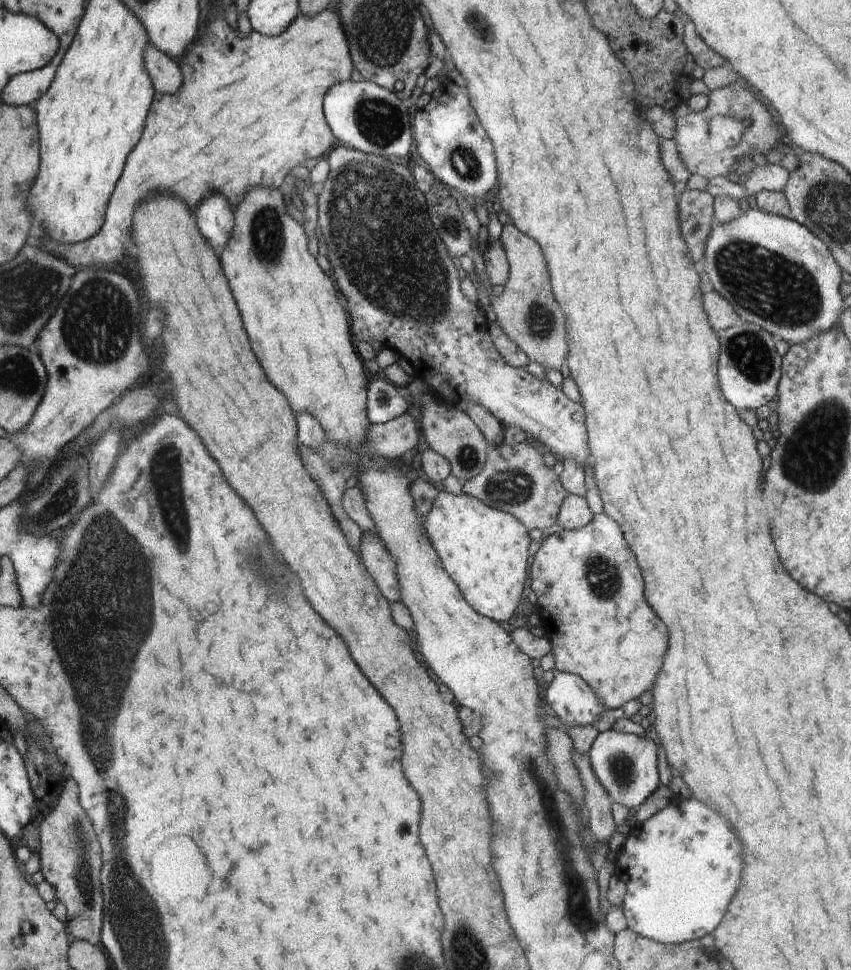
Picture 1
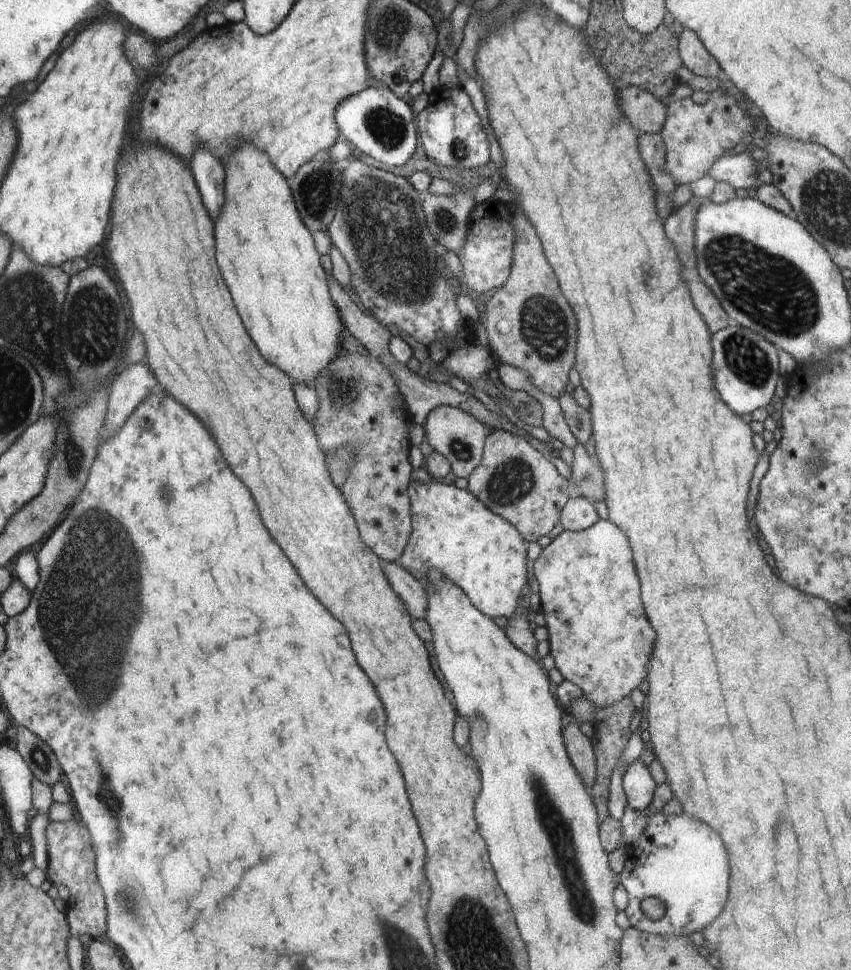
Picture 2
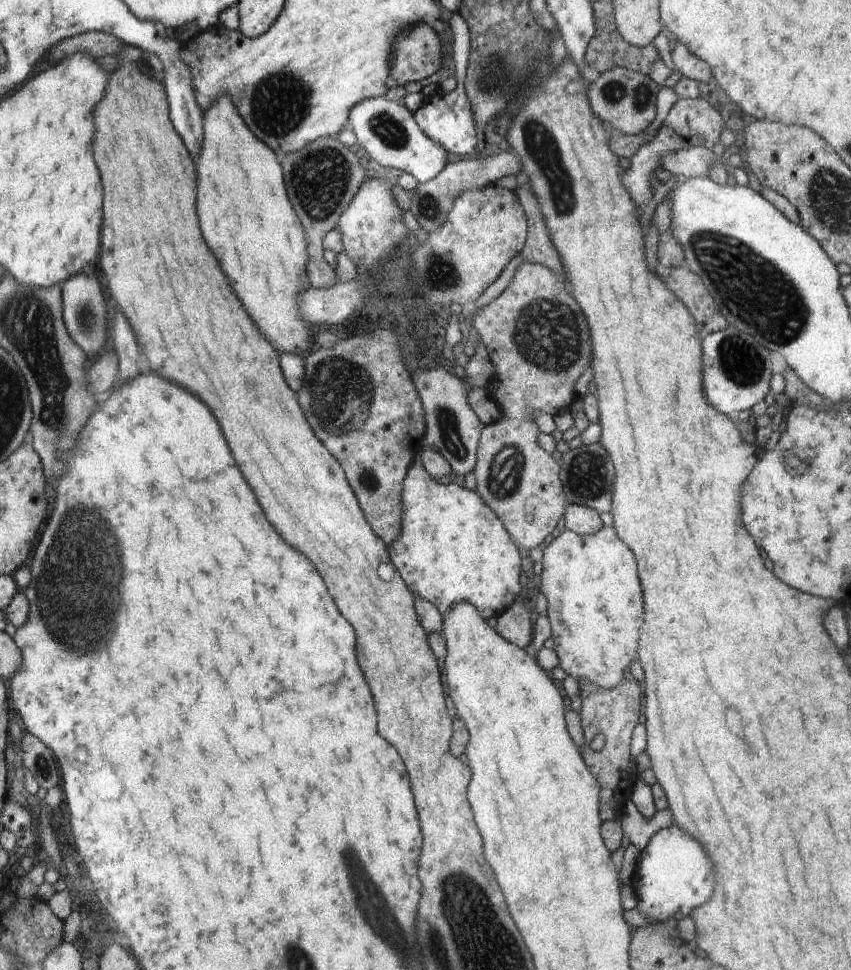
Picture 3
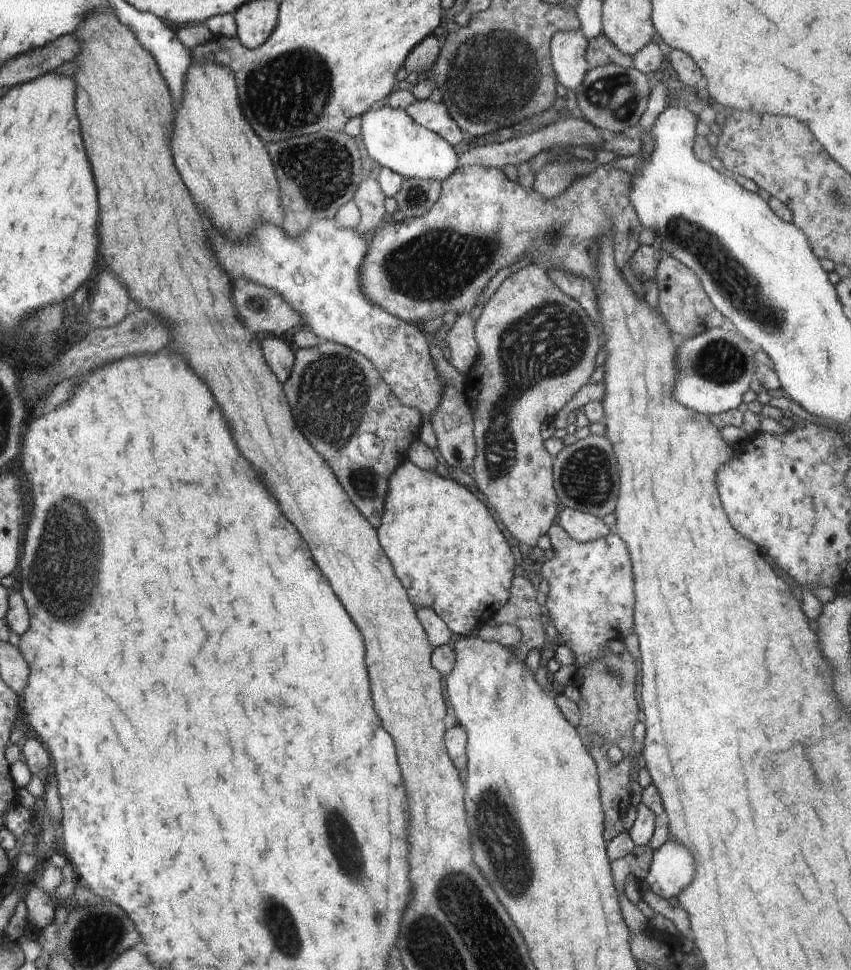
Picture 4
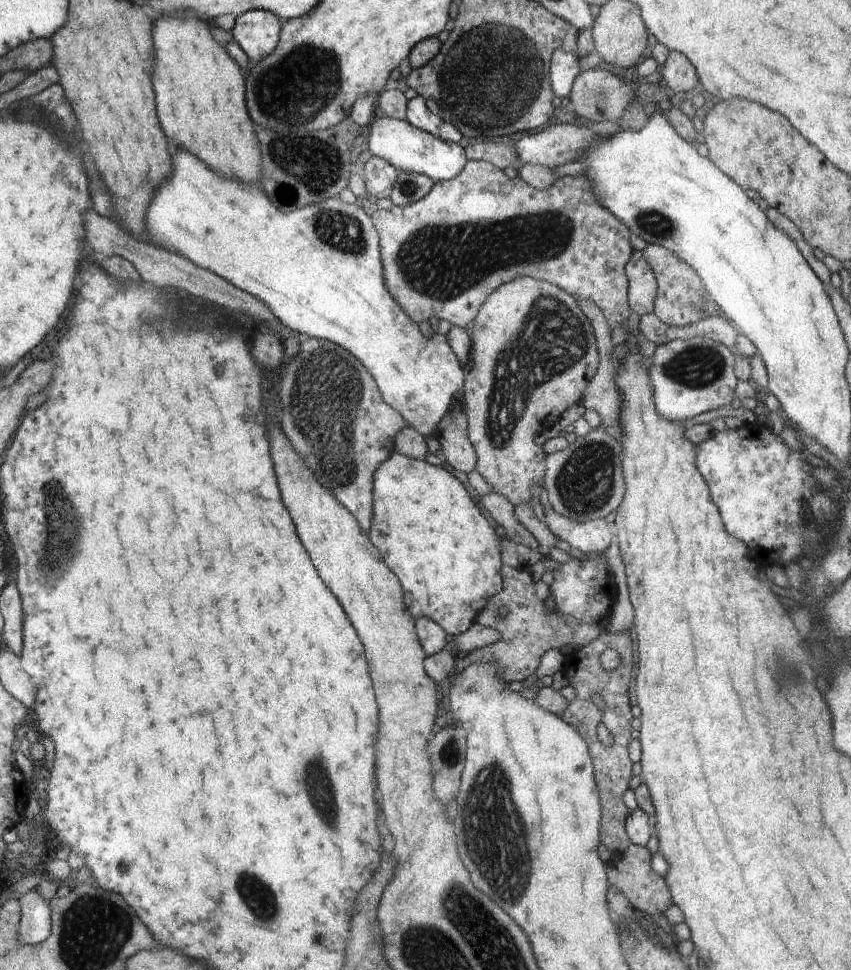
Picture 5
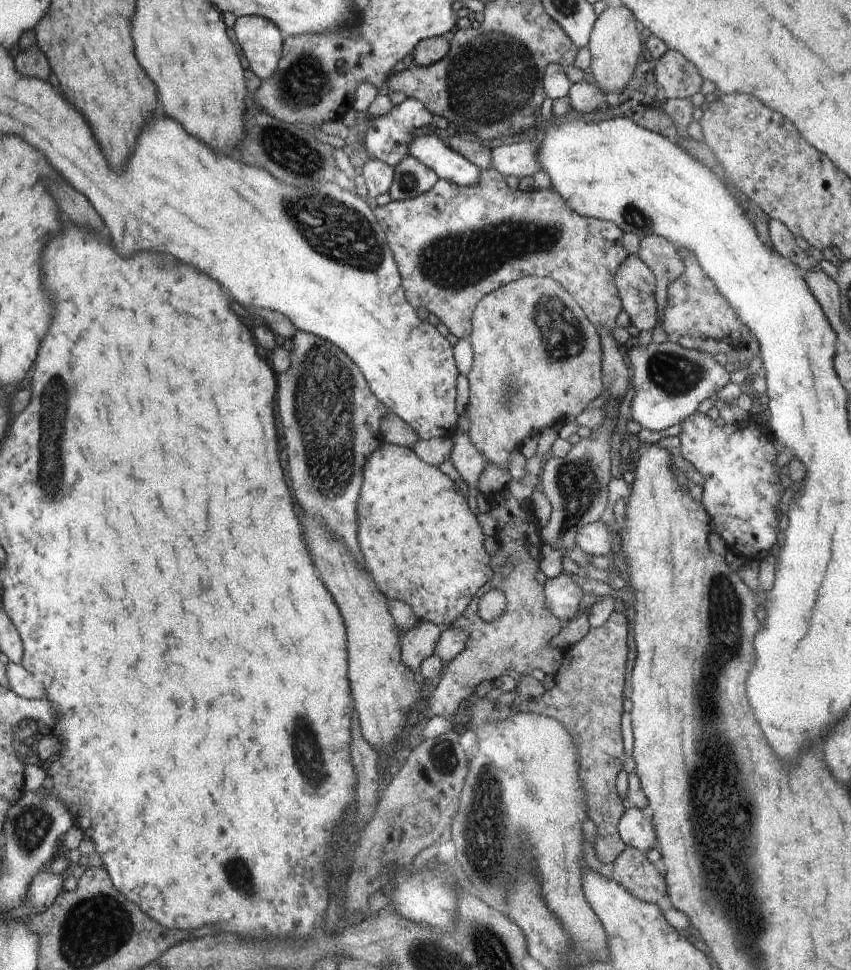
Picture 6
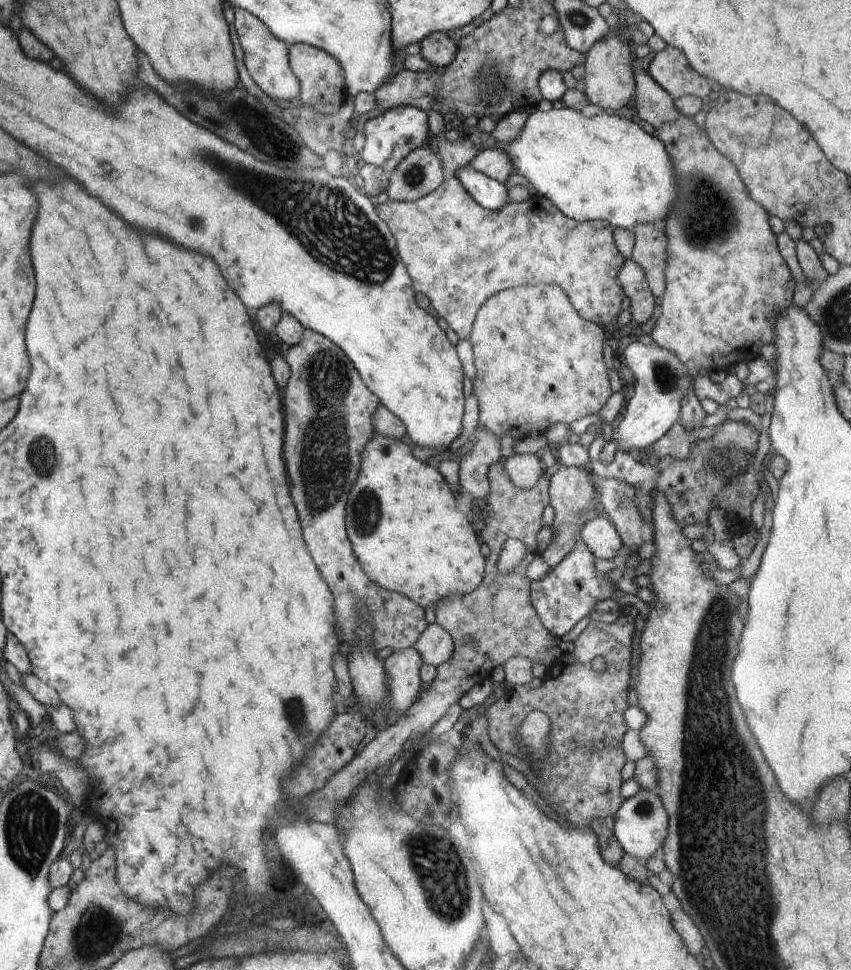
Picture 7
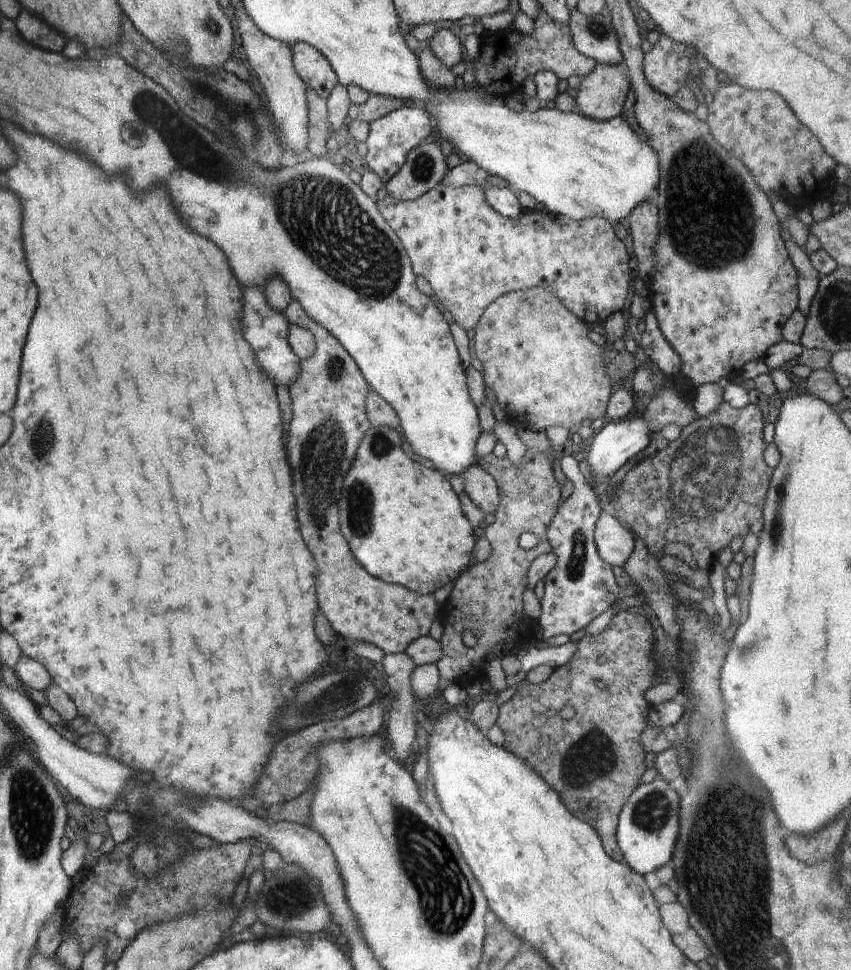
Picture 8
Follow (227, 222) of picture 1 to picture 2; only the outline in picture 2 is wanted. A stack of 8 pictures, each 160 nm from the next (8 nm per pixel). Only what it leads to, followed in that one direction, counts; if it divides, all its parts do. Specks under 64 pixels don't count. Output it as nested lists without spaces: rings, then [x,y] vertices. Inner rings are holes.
[[[206,147],[196,150],[190,166],[196,186],[200,188],[204,208],[208,210],[210,218],[216,220],[220,216],[220,206],[225,203],[224,166]]]

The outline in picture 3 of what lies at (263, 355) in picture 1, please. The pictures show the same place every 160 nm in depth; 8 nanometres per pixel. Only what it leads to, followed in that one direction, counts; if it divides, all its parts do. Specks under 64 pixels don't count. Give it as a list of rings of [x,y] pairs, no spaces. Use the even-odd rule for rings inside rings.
[[[222,95],[207,110],[208,112],[204,112],[202,154],[196,162],[198,218],[204,240],[210,246],[212,254],[216,254],[234,294],[240,298],[252,322],[256,322],[260,334],[278,352],[292,352],[304,356],[308,350],[312,352],[317,346],[314,343],[314,335],[318,331],[316,326],[312,326],[311,322],[303,319],[301,315],[299,295],[306,290],[302,278],[307,276],[306,266],[309,261],[307,236],[286,194],[283,168],[280,168],[272,150],[268,150],[268,146],[264,146],[264,142],[260,142],[248,130],[228,95]]]

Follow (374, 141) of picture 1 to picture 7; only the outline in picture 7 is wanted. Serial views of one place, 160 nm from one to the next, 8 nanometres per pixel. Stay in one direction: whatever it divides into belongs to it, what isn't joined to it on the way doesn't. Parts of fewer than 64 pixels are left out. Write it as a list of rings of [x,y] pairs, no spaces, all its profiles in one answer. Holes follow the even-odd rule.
[[[470,165],[453,170],[454,175],[464,190],[484,208],[498,210],[508,202],[508,191],[505,185],[493,178],[475,171]]]

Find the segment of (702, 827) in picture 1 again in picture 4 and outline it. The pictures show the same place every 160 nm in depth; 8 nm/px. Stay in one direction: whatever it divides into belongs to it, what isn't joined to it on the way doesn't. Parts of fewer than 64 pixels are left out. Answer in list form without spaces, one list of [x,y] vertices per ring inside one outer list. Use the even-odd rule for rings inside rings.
[[[669,838],[653,852],[648,875],[645,881],[660,898],[670,900],[690,886],[694,878],[694,858],[688,854],[681,842]]]

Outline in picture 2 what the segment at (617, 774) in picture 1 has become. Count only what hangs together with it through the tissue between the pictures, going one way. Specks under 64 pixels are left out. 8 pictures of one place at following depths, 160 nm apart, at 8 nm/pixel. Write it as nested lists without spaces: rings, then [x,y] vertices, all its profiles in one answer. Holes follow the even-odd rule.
[[[641,759],[633,761],[622,776],[622,784],[628,805],[637,812],[648,808],[657,785],[648,771],[648,765]]]

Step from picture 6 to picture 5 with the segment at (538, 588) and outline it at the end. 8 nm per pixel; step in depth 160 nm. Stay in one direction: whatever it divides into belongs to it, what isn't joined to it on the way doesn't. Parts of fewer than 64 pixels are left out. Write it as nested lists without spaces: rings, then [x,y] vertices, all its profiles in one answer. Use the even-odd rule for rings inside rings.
[[[504,565],[501,568],[501,575],[502,590],[497,595],[488,598],[486,606],[475,618],[476,623],[496,629],[501,639],[493,645],[467,653],[464,659],[456,665],[456,673],[459,674],[460,670],[472,663],[493,662],[499,670],[499,675],[506,682],[524,681],[537,671],[540,659],[545,652],[552,649],[558,650],[562,646],[573,647],[573,649],[585,647],[606,632],[605,628],[600,625],[580,625],[573,619],[564,619],[556,610],[550,616],[546,616],[544,601],[538,599],[534,590],[535,582],[530,566],[516,569]],[[501,609],[505,609],[508,613],[502,616],[499,613]]]

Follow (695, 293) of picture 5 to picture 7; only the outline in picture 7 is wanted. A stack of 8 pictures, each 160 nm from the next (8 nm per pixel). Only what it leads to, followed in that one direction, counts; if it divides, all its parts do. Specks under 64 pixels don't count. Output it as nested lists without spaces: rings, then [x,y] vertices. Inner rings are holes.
[[[642,223],[633,226],[635,244],[631,259],[639,264],[651,290],[659,301],[665,291],[667,269],[667,238],[661,225]]]

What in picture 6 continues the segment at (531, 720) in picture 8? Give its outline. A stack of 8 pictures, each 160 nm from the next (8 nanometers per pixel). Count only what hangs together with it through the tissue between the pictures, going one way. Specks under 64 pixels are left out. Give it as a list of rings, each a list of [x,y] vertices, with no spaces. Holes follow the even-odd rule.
[[[614,611],[606,624],[591,627],[580,642],[563,650],[563,663],[554,676],[555,687],[539,699],[525,699],[517,693],[513,705],[505,709],[505,713],[536,713],[556,719],[568,731],[579,754],[579,775],[585,792],[587,815],[598,831],[593,849],[603,863],[613,863],[627,847],[617,829],[625,808],[616,790],[616,776],[623,770],[627,757],[621,733],[627,634],[626,615]]]

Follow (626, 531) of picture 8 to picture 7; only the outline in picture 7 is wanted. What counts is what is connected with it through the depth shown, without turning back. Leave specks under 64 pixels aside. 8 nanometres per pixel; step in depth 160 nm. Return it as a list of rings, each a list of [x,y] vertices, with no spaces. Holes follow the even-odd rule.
[[[600,512],[582,526],[581,539],[595,557],[608,560],[624,545],[614,523]]]

